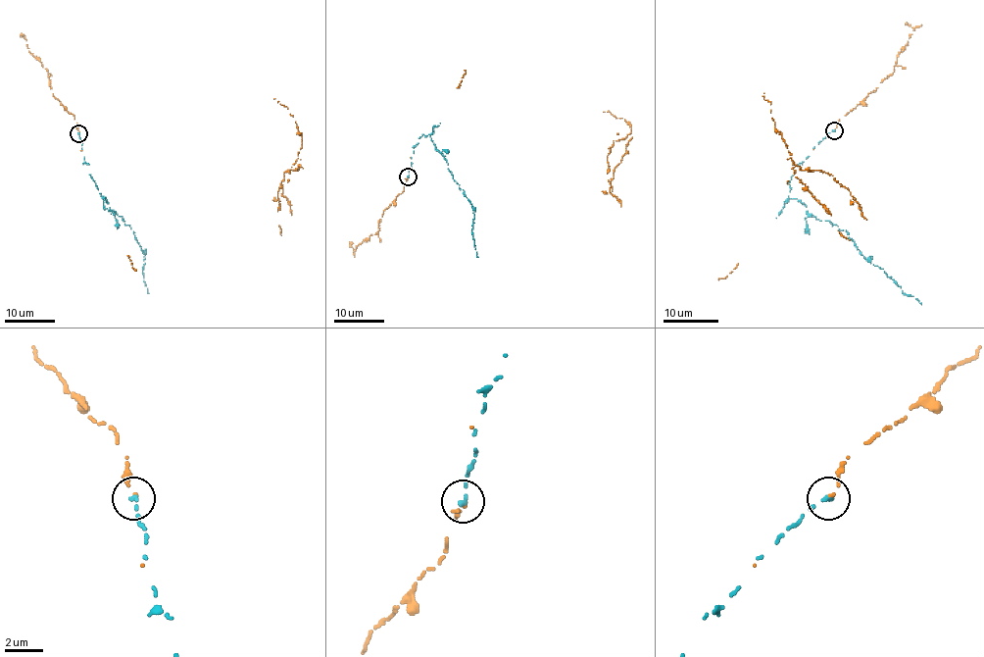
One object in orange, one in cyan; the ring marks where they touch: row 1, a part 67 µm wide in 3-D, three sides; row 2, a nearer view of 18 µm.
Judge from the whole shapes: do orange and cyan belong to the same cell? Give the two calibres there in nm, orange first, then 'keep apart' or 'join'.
140/240 nm | join

